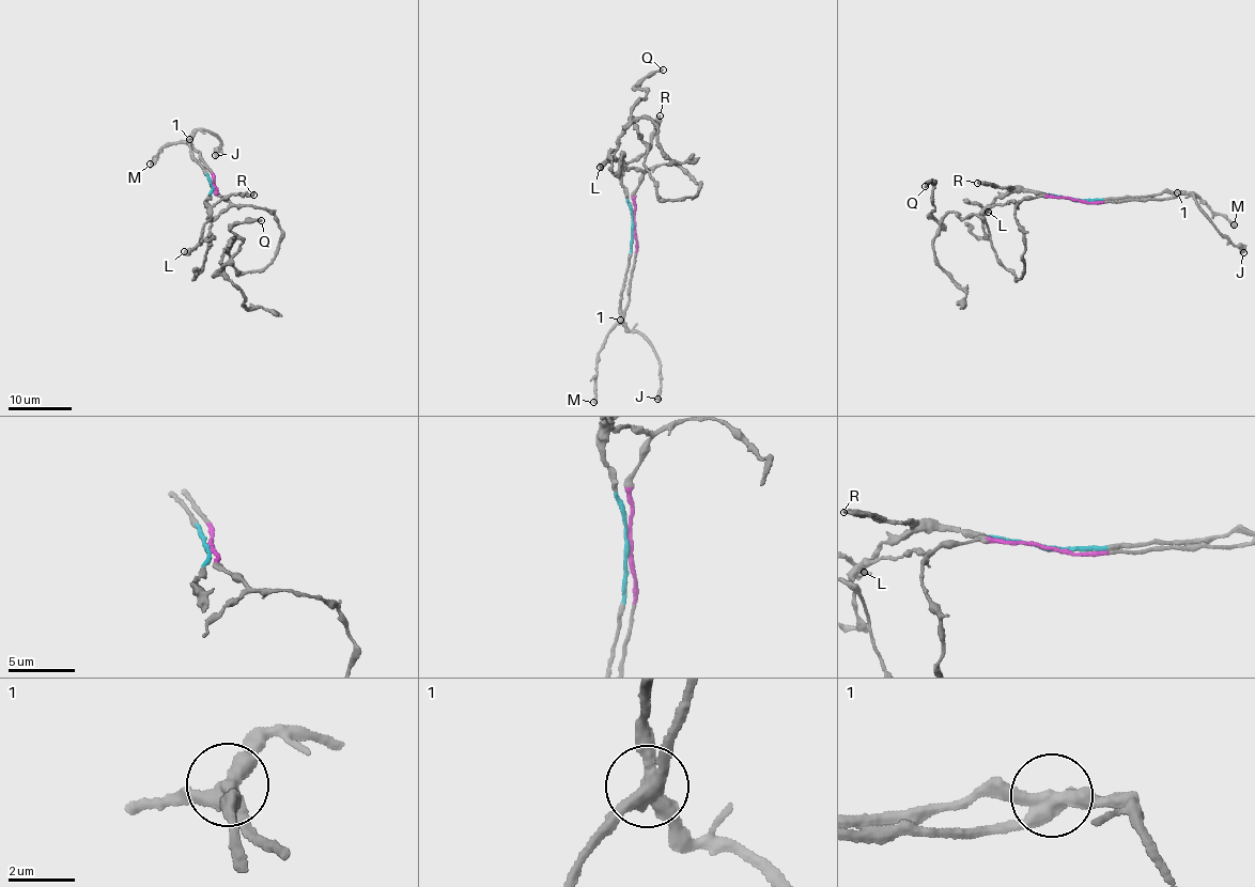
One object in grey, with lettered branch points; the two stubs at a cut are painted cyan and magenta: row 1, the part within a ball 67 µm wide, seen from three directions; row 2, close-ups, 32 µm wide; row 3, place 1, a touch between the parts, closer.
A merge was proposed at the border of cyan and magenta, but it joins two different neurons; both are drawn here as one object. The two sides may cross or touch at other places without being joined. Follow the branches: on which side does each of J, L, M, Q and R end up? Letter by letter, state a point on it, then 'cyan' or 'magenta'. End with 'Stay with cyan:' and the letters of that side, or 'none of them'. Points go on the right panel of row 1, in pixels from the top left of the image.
J: place (1243, 252); cyan
L: place (988, 212); cyan
M: place (1234, 224); magenta
Q: place (925, 186); magenta
R: place (977, 183); cyan
Stay with cyan: J, L, R

